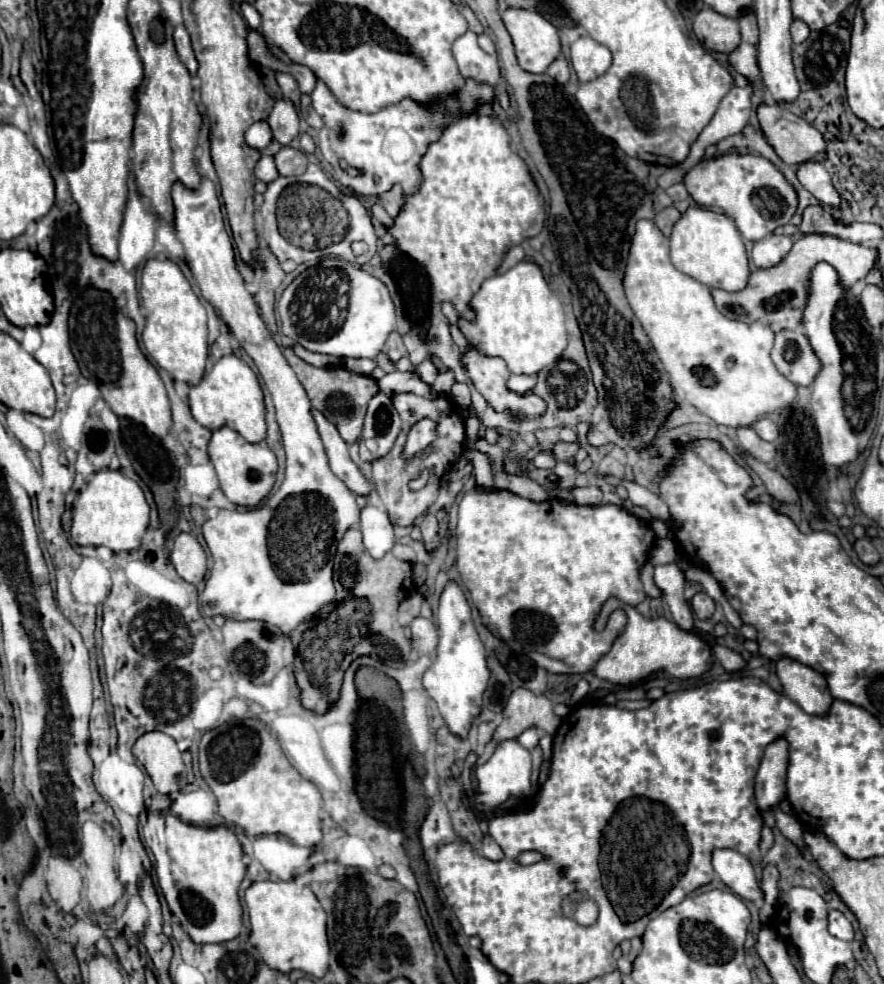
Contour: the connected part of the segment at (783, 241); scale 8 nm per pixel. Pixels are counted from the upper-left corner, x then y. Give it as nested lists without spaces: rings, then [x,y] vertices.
[[[768,235],[764,237],[762,241],[756,241],[754,243],[754,249],[752,249],[752,263],[758,267],[758,269],[766,269],[766,267],[772,267],[776,263],[780,263],[784,259],[784,255],[792,249],[792,239],[790,237],[784,237],[784,235]]]

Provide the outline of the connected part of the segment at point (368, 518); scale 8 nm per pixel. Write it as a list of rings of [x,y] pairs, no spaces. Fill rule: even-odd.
[[[366,505],[360,517],[360,531],[364,535],[364,547],[374,557],[384,557],[396,543],[394,525],[388,519],[388,513],[378,505]]]

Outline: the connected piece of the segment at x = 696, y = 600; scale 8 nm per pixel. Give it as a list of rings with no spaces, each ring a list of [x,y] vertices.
[[[704,591],[696,593],[692,597],[692,611],[700,619],[710,619],[712,613],[714,613],[714,599],[708,593],[704,593]]]

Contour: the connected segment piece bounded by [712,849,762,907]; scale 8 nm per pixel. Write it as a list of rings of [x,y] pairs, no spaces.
[[[716,849],[712,855],[714,871],[720,879],[742,899],[752,901],[756,907],[762,905],[762,889],[754,875],[750,861],[734,849]]]

